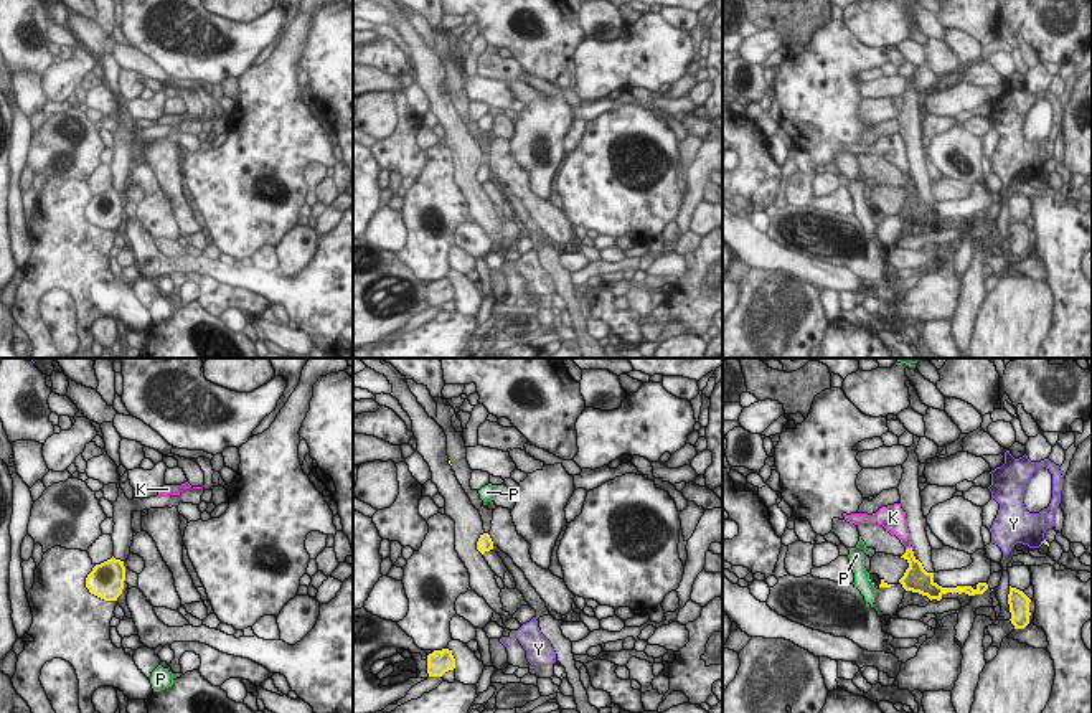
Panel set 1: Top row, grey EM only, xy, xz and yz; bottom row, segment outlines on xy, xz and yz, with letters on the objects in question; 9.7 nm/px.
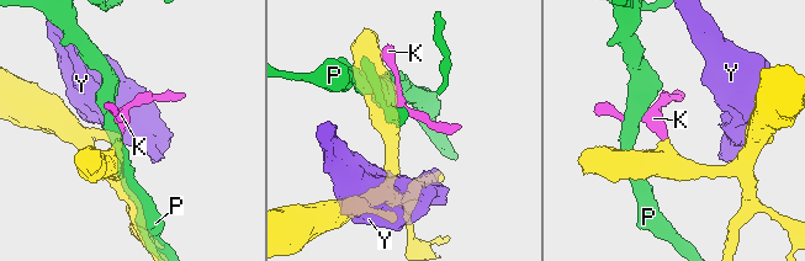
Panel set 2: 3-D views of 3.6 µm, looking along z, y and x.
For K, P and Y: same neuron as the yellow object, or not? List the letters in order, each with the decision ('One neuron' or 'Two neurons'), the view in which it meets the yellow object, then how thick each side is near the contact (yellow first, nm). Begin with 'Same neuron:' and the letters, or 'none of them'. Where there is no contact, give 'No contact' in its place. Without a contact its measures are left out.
Same neuron: K
K: One neuron. Touches yellow in yz. Thickness 180 nm (yellow) against 190 nm
P: Two neurons. No contact
Y: Two neurons. No contact

